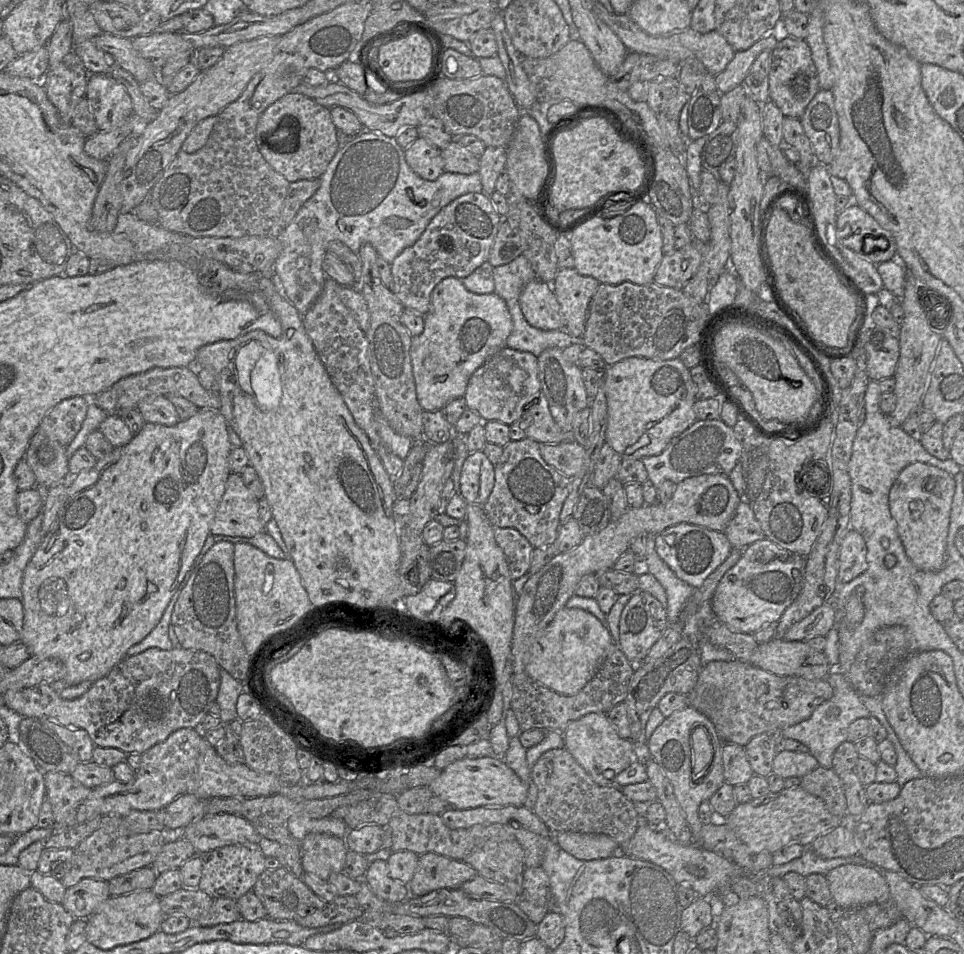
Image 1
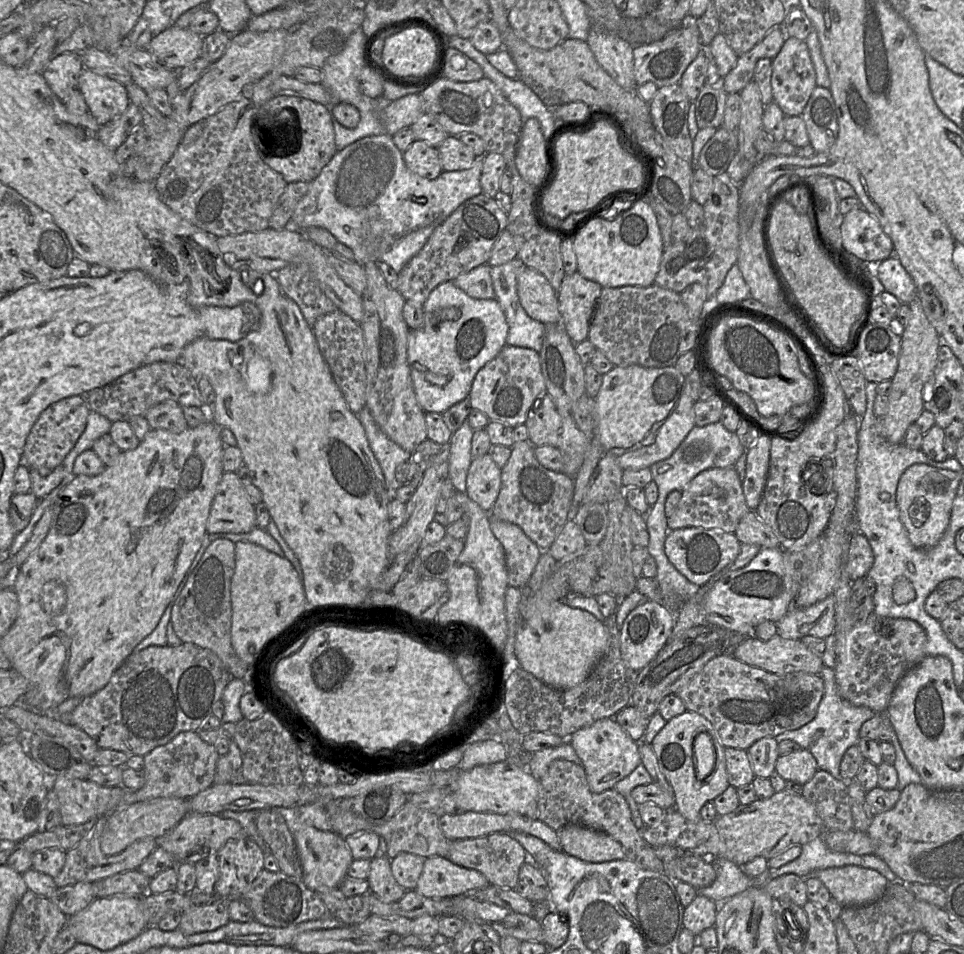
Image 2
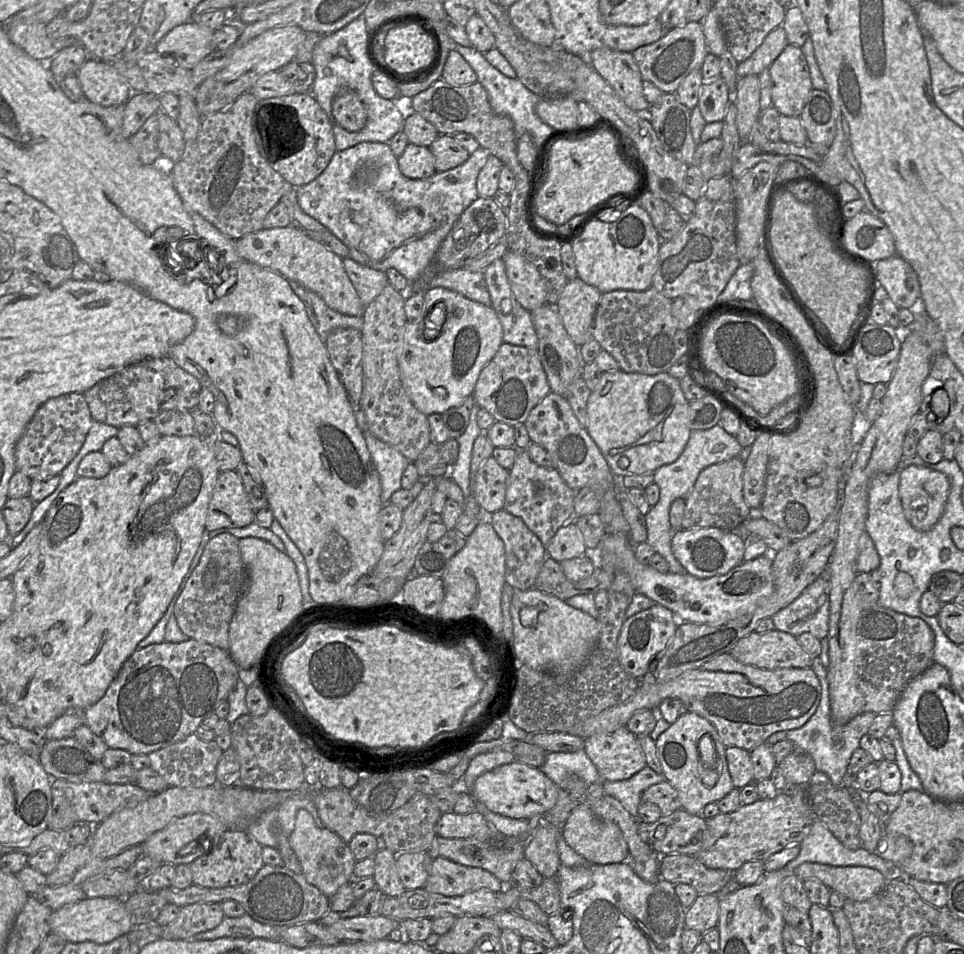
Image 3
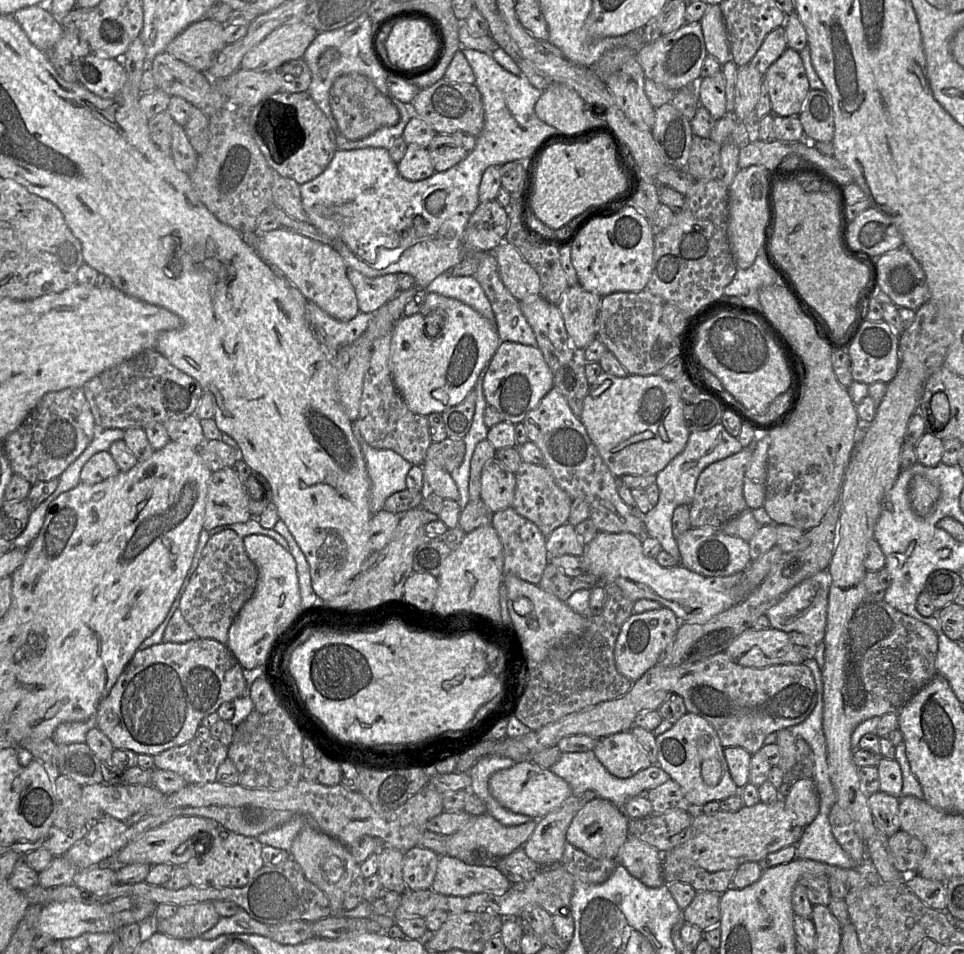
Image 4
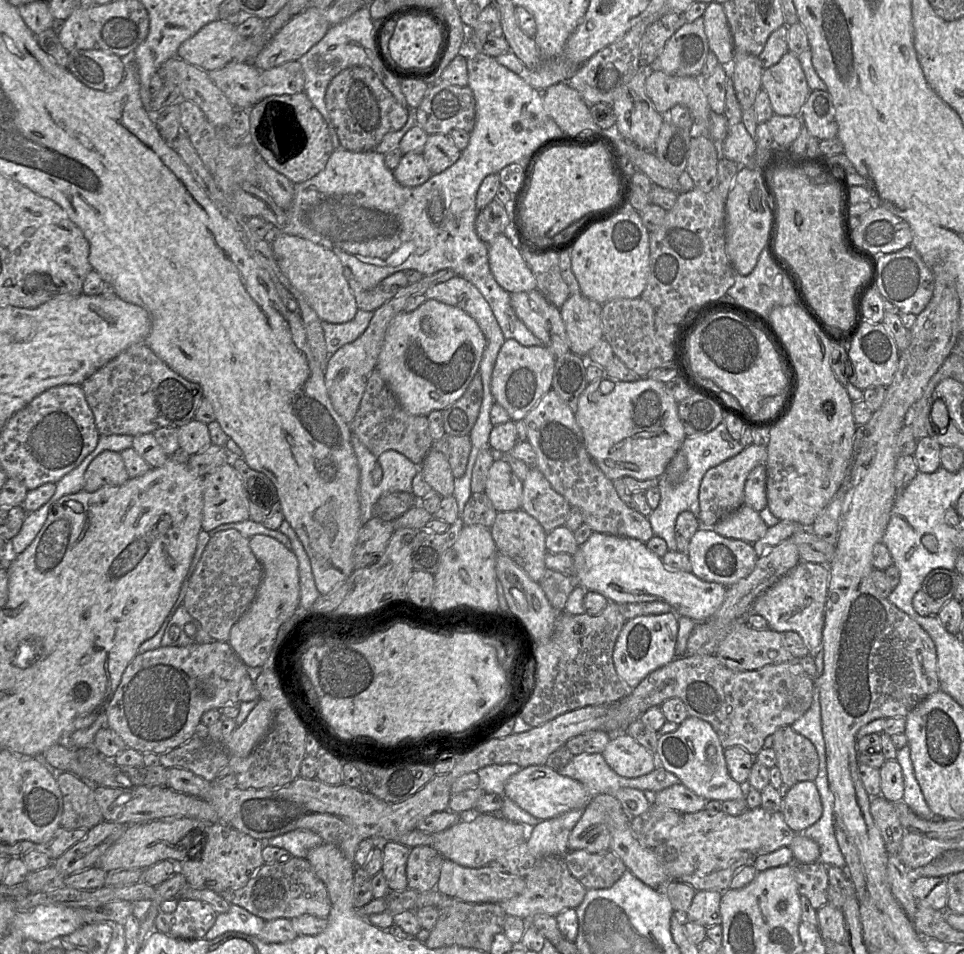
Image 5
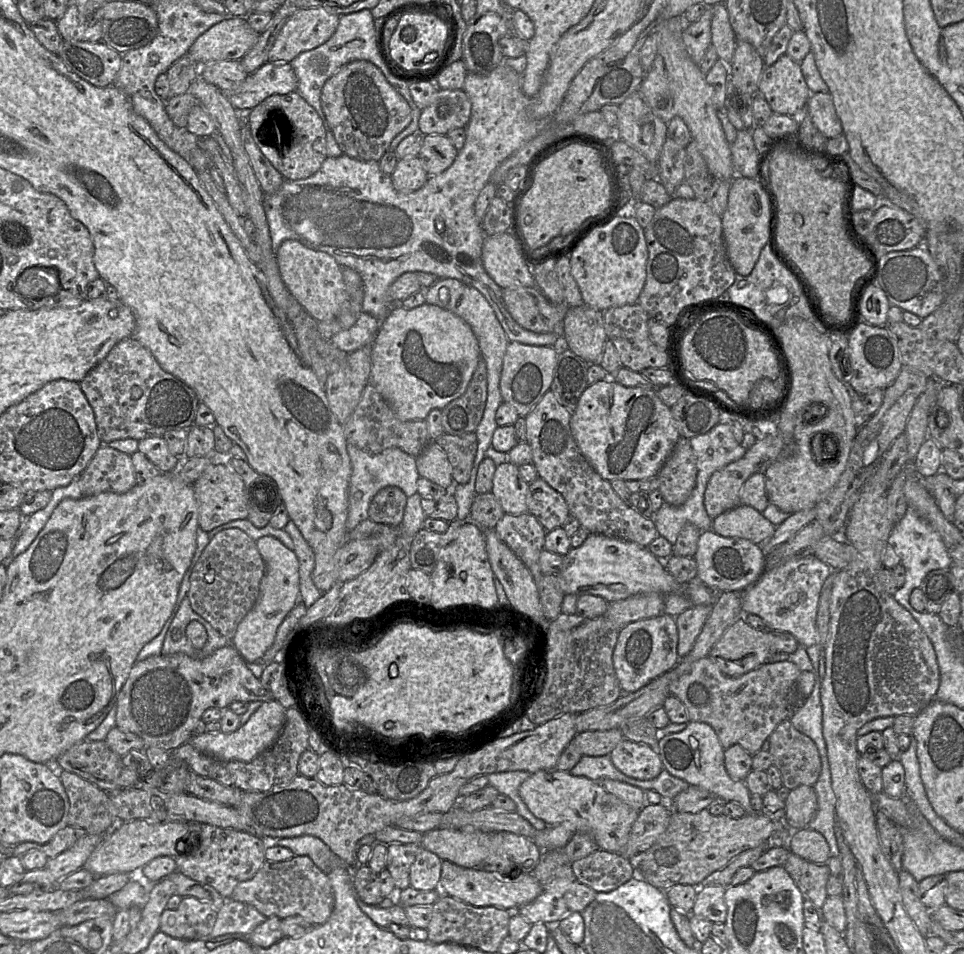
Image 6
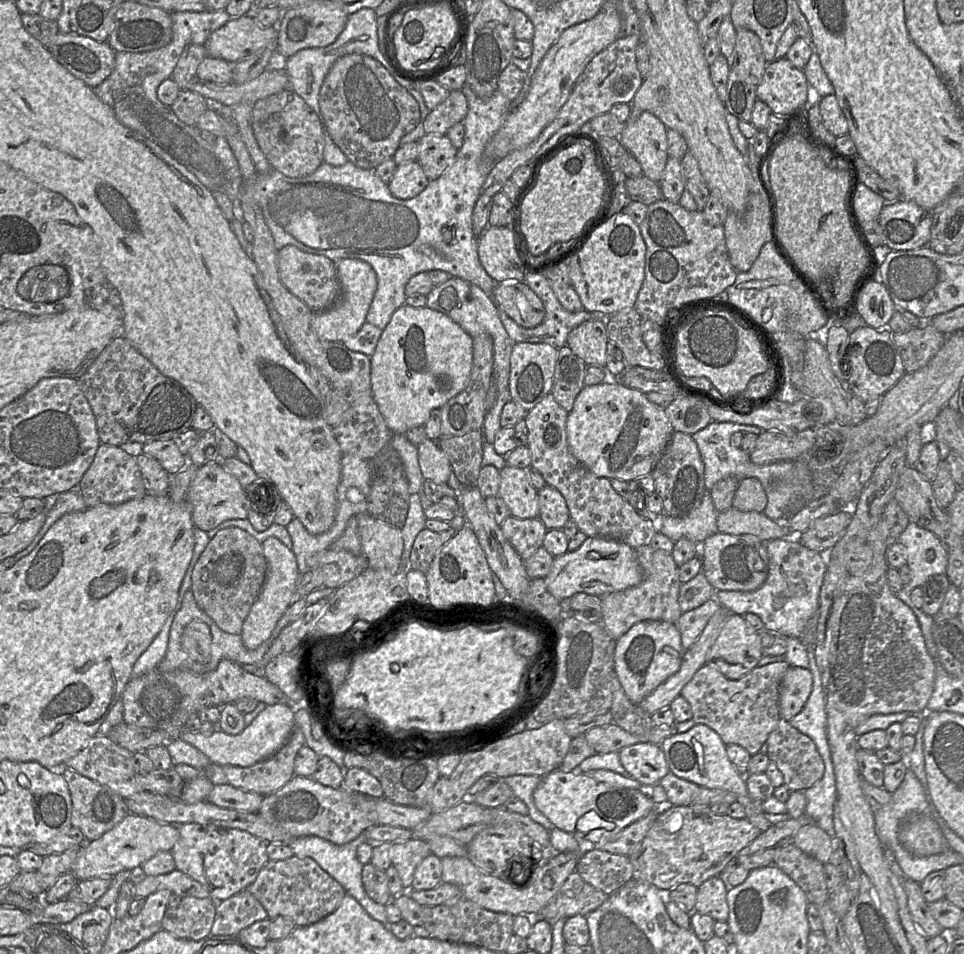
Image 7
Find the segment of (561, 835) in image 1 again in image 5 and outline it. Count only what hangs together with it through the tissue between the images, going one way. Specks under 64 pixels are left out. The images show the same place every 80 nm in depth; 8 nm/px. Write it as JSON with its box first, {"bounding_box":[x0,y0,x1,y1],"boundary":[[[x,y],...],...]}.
{"bounding_box":[568,794,631,853],"boundary":[[[612,794],[593,796],[570,832],[568,850],[600,853],[610,849],[614,831],[630,827],[631,818]]]}

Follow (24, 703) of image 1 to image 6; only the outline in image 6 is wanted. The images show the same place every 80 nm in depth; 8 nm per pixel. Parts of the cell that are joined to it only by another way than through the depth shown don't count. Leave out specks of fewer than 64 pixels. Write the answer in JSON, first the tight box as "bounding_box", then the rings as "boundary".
{"bounding_box":[116,645,274,751],"boundary":[[[227,645],[203,659],[194,659],[183,653],[151,656],[135,663],[116,701],[116,727],[141,737],[146,748],[157,747],[172,751],[188,742],[193,729],[209,708],[226,709],[233,702],[274,700],[267,689],[247,667],[247,662],[232,646]]]}

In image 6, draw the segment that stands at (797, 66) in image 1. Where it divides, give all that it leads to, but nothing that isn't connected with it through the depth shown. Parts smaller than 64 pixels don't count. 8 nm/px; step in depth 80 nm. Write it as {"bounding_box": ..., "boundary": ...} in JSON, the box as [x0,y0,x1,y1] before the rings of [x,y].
{"bounding_box":[758,54,811,117],"boundary":[[[787,54],[771,66],[765,66],[759,80],[758,93],[768,102],[775,114],[799,117],[805,112],[811,92],[803,77],[800,63],[794,61]]]}

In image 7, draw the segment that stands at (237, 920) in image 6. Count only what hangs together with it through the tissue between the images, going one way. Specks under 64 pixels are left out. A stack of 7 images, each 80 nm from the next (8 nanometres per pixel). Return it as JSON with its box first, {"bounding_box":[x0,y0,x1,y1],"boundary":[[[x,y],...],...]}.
{"bounding_box":[210,889,268,935],"boundary":[[[246,889],[216,902],[210,935],[237,935],[256,921],[268,918],[263,905]]]}

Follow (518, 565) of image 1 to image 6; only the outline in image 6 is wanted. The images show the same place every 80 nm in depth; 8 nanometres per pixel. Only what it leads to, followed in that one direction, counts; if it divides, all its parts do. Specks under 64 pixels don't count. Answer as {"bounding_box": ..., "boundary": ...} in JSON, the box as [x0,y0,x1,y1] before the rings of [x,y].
{"bounding_box":[494,512,547,581],"boundary":[[[528,512],[519,515],[505,513],[496,524],[494,530],[499,539],[525,564],[534,581],[539,581],[543,576],[539,566],[539,557],[541,551],[544,549],[544,540],[547,531],[536,517]]]}

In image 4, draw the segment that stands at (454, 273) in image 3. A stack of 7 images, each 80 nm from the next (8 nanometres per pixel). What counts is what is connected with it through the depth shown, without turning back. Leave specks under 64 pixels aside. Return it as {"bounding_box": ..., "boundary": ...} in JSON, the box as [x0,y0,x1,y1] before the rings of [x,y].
{"bounding_box":[425,273,496,327],"boundary":[[[442,273],[425,288],[425,291],[438,293],[468,305],[496,327],[496,318],[490,302],[474,276]]]}

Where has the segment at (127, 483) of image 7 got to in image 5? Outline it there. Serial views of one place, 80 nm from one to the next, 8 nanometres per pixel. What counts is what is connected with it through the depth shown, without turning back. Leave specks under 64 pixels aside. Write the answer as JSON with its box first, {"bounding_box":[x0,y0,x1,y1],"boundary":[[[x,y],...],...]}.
{"bounding_box":[83,450,129,492],"boundary":[[[105,450],[88,466],[84,474],[83,490],[94,492],[104,486],[121,486],[129,479],[121,454]]]}

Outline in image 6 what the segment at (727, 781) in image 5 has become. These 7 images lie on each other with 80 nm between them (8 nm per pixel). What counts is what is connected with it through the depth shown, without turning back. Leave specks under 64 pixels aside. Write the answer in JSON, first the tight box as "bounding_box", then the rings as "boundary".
{"bounding_box":[656,721,755,814],"boundary":[[[689,721],[684,730],[678,733],[661,735],[656,751],[663,767],[672,776],[686,781],[691,786],[701,787],[717,795],[723,802],[736,802],[746,811],[753,814],[755,811],[750,805],[750,795],[744,781],[735,780],[727,773],[724,763],[724,751],[713,728],[703,722]]]}

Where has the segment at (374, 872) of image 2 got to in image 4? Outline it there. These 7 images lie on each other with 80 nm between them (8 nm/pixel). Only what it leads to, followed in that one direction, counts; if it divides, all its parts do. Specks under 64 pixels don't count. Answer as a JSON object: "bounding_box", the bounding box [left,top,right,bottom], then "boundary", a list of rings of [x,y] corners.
{"bounding_box":[377,845,407,894],"boundary":[[[387,845],[381,853],[378,853],[377,874],[382,887],[399,894],[403,894],[407,890],[402,873],[404,853]]]}

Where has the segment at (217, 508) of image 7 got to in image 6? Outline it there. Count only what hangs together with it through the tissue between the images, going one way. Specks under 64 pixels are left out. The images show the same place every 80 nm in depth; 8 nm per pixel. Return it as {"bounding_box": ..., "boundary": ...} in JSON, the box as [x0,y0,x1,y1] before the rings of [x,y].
{"bounding_box":[193,460,249,530],"boundary":[[[218,460],[208,466],[193,483],[198,503],[198,523],[202,530],[212,529],[234,520],[247,519],[249,515],[248,491],[242,478],[233,471],[225,460]]]}

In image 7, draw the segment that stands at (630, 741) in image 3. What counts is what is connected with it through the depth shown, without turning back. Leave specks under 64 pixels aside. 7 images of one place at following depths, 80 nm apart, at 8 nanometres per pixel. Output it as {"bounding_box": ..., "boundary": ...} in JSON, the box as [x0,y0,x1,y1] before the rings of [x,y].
{"bounding_box":[618,743,670,786],"boundary":[[[637,743],[618,753],[623,768],[642,786],[655,786],[670,772],[660,745]]]}

